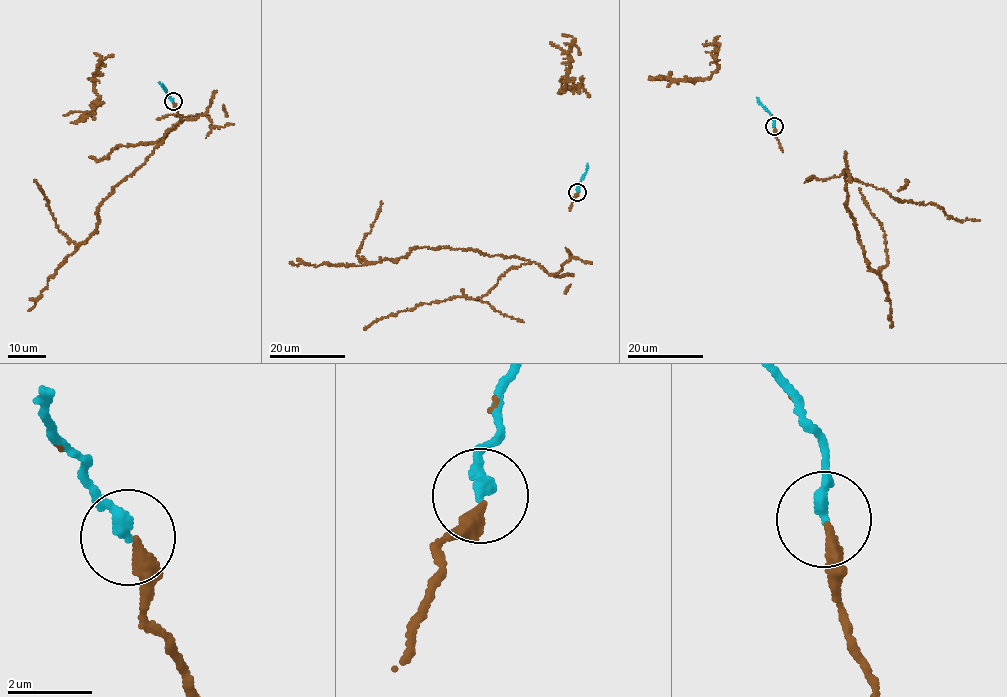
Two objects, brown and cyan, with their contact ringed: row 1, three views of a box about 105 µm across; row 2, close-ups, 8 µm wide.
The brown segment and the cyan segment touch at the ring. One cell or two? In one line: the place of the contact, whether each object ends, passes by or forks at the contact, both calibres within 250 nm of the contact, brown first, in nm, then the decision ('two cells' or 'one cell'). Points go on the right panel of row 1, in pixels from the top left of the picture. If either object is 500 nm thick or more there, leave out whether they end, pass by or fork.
at (774, 126); brown ends there; cyan ends there; 280 nm thick on the brown side, 280 nm on the other; one cell

